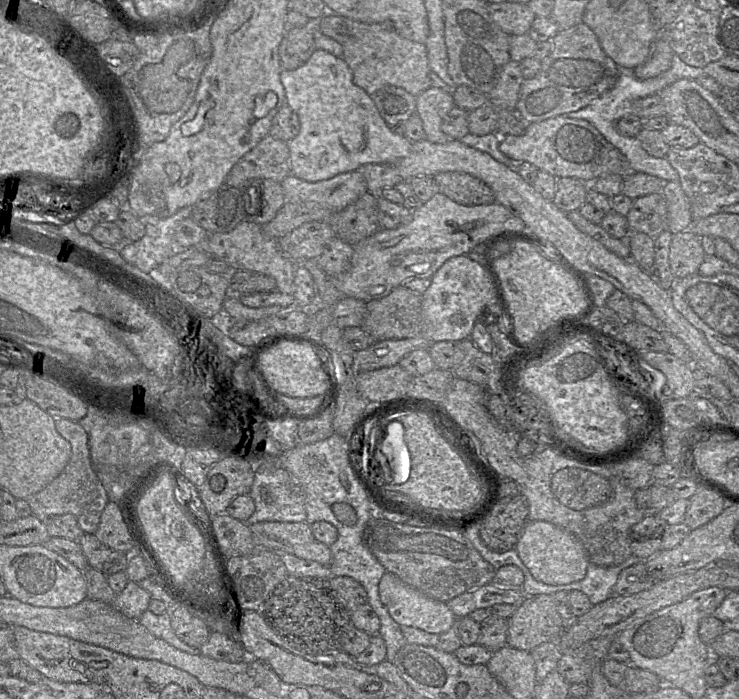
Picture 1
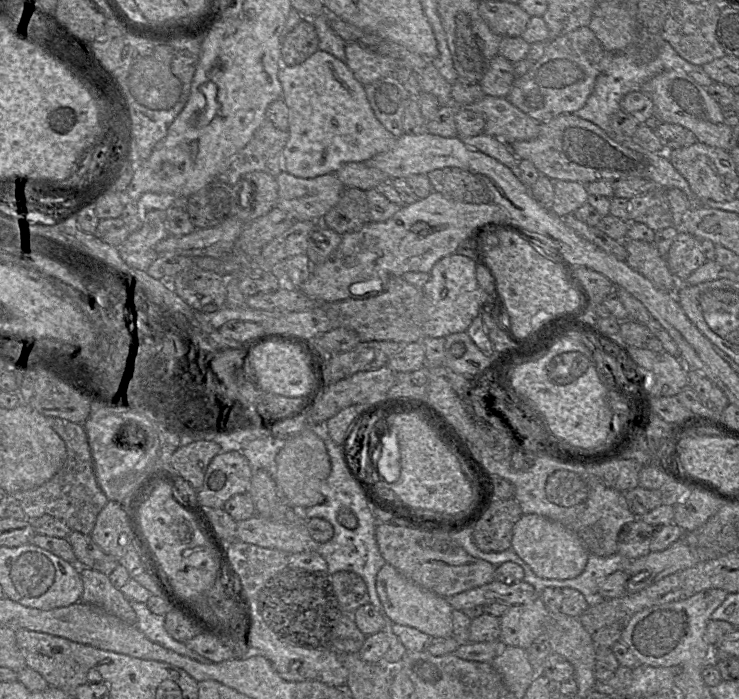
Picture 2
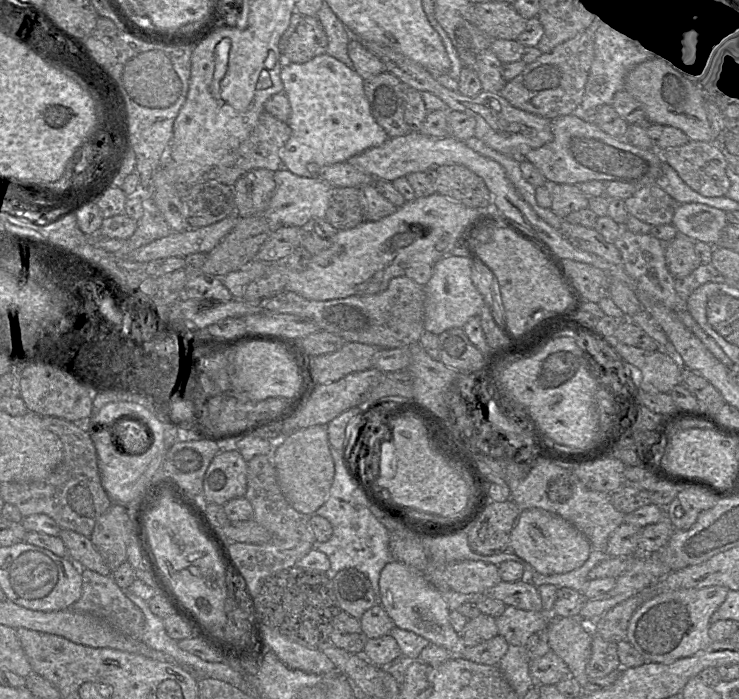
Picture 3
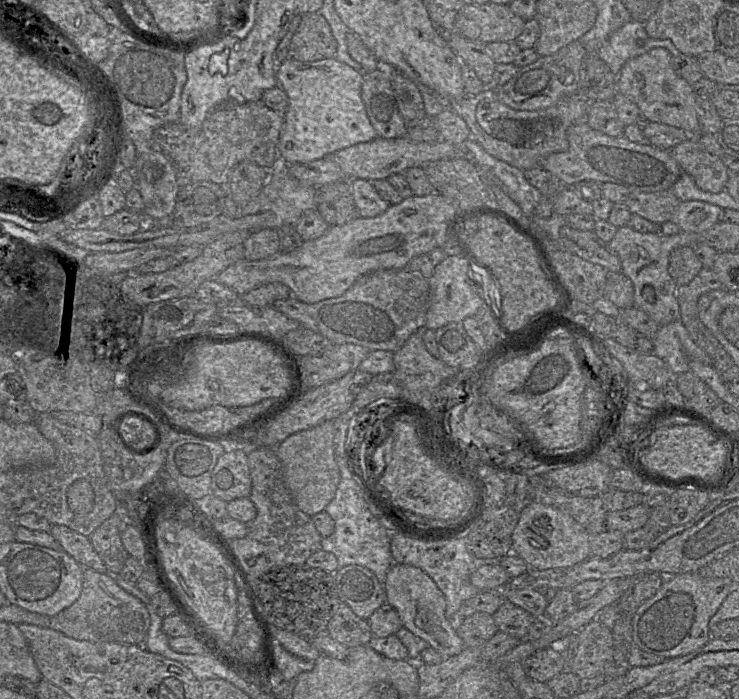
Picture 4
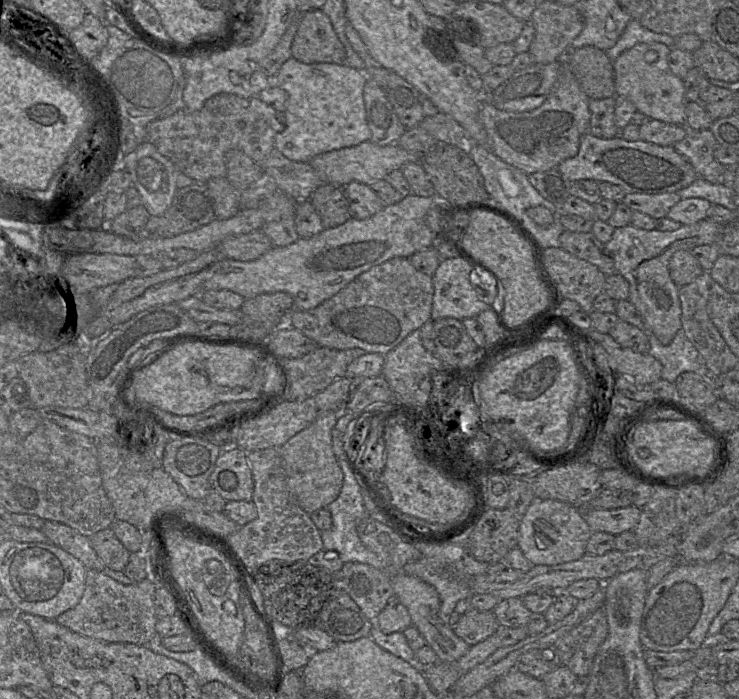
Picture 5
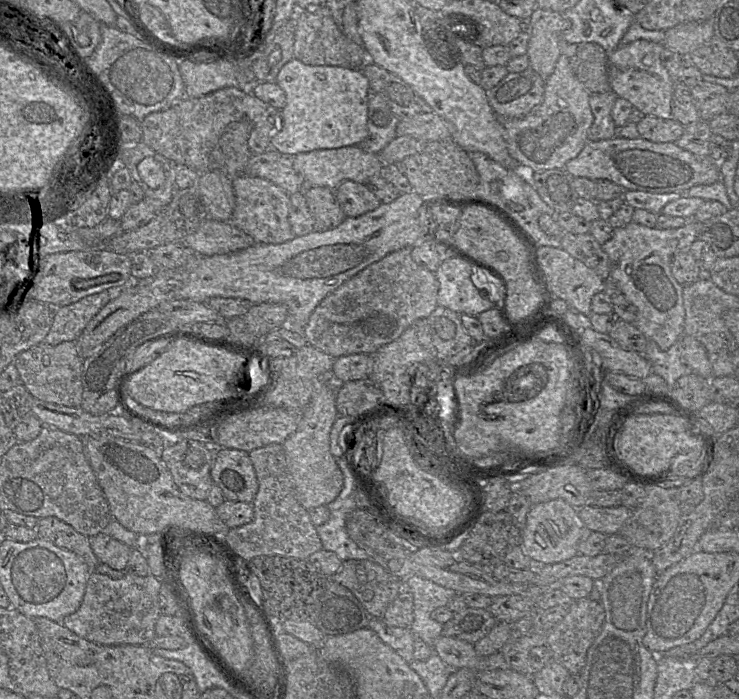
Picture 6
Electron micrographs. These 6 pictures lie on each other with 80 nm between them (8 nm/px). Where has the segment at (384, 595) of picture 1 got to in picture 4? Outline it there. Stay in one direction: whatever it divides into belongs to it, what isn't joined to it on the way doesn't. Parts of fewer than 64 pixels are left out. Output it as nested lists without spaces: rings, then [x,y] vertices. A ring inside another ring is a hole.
[[[394,563],[387,572],[384,586],[386,602],[397,611],[404,628],[426,641],[445,658],[458,655],[464,650],[463,640],[447,619],[444,595],[421,569],[408,564]]]

